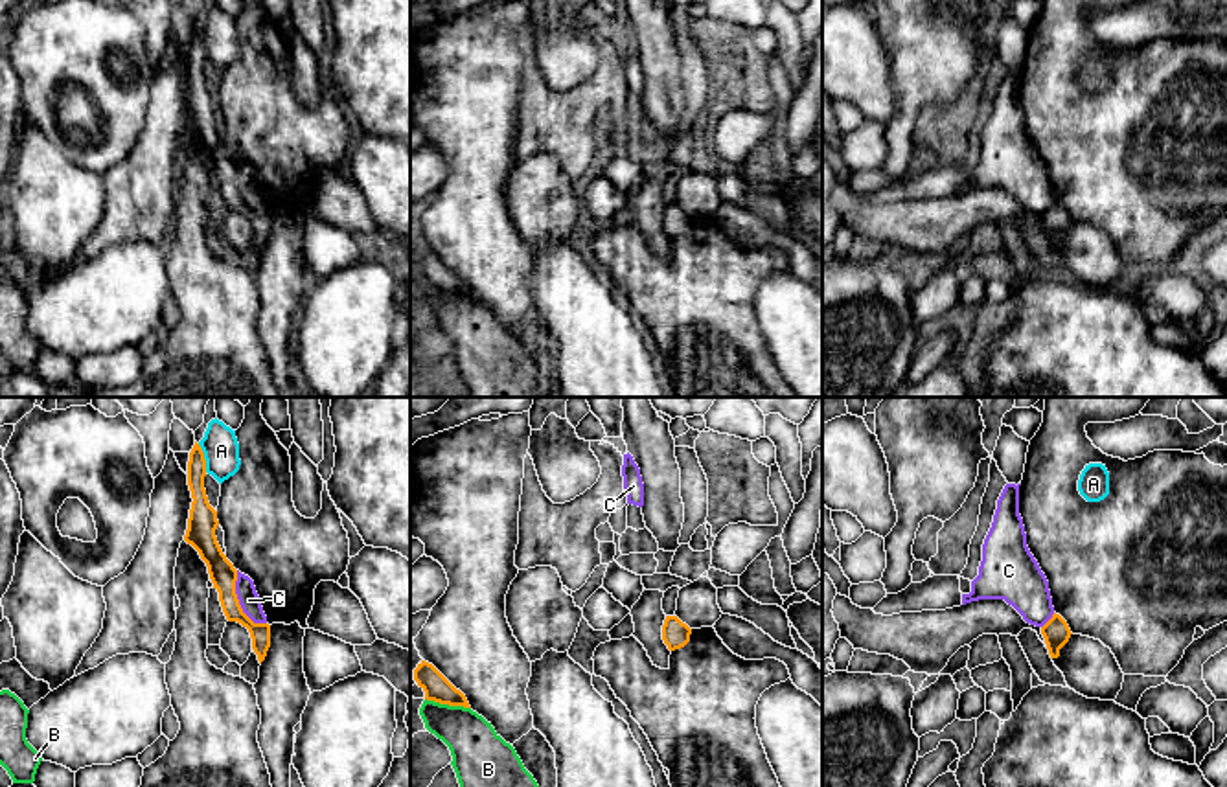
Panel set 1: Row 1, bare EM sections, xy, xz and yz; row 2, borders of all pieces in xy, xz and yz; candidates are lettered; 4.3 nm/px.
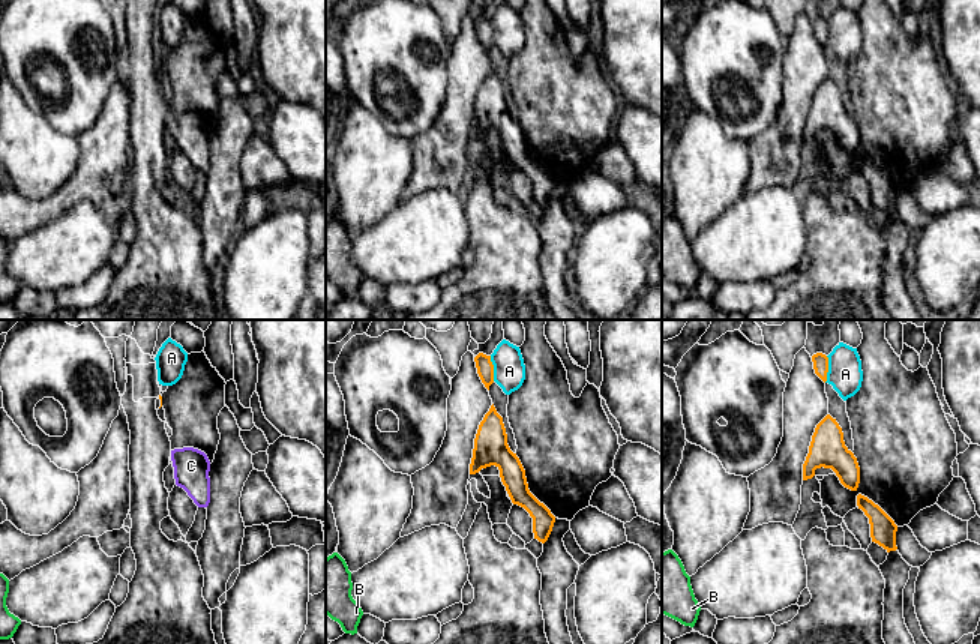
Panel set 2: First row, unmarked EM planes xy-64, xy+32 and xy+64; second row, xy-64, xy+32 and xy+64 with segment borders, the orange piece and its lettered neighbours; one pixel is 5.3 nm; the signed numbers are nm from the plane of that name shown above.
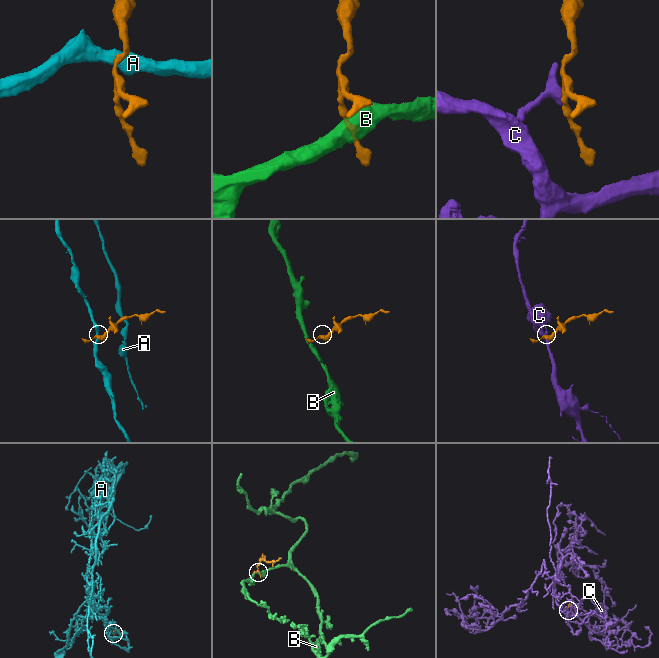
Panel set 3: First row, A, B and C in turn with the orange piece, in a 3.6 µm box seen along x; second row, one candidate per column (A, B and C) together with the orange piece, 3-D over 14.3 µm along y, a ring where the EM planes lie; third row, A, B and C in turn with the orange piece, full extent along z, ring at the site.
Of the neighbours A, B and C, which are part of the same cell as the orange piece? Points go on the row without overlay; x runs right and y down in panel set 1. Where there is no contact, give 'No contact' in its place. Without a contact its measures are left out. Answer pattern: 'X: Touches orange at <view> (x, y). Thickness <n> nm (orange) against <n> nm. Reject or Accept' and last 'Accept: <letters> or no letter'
A: Touches orange at xy (203, 46). Thickness 110 nm (orange) against 160 nm. Reject
B: Touches orange at xz (447, 291). Thickness 120 nm (orange) against 220 nm. Reject
C: Touches orange at xy (238, 190). Thickness 120 nm (orange) against 90 nm. Reject
Accept: no letter

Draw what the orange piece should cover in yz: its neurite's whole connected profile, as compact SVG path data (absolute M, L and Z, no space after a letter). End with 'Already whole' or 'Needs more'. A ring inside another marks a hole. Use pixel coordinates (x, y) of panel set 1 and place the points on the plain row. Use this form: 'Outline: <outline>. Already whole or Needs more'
Outline: M1054 200L1052 206L1041 215L1041 222L1045 226L1050 246L1058 246L1060 237L1069 230L1072 221L1067 210Z. Already whole

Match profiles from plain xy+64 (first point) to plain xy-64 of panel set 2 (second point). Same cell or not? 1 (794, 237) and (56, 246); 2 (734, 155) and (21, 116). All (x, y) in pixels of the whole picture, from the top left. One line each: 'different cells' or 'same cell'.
1: same cell
2: same cell

